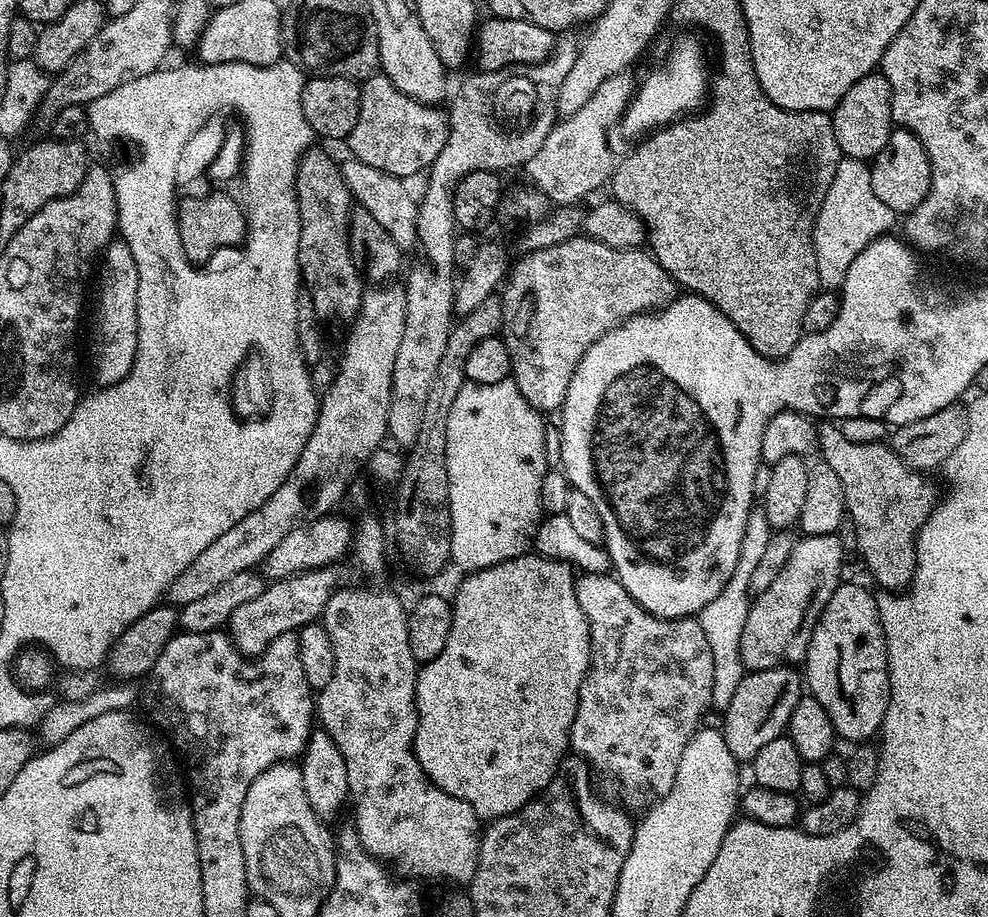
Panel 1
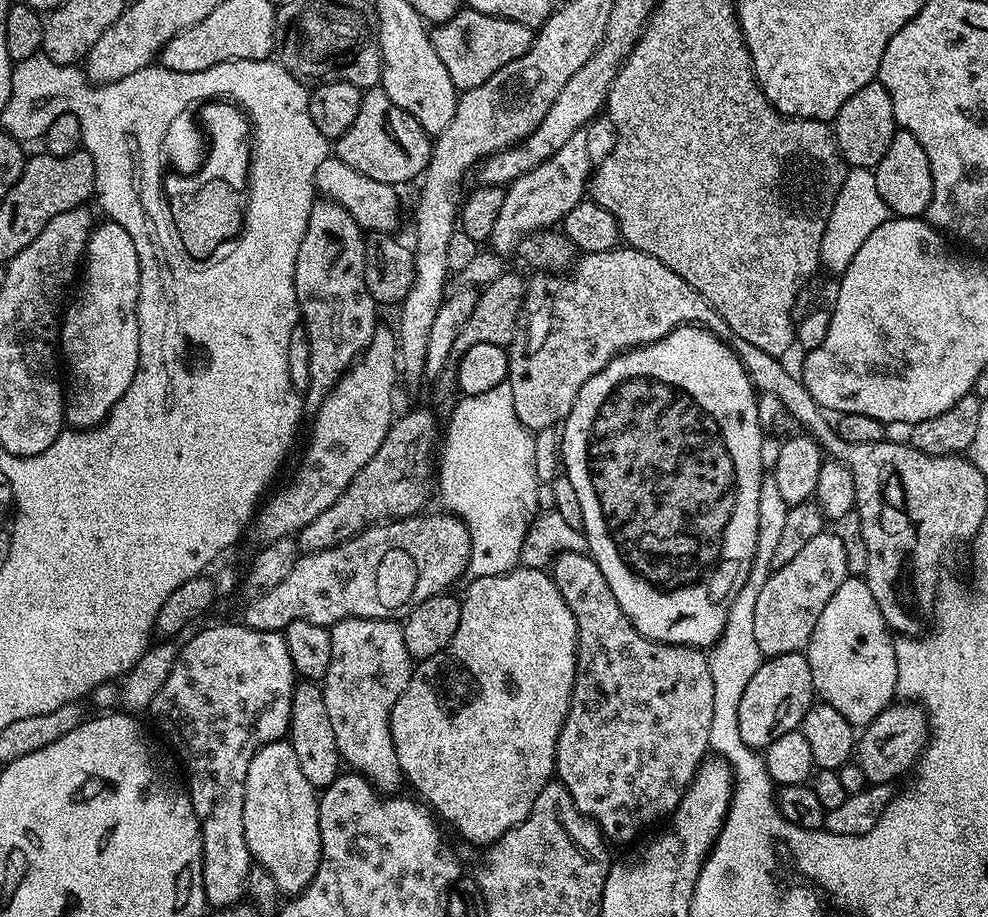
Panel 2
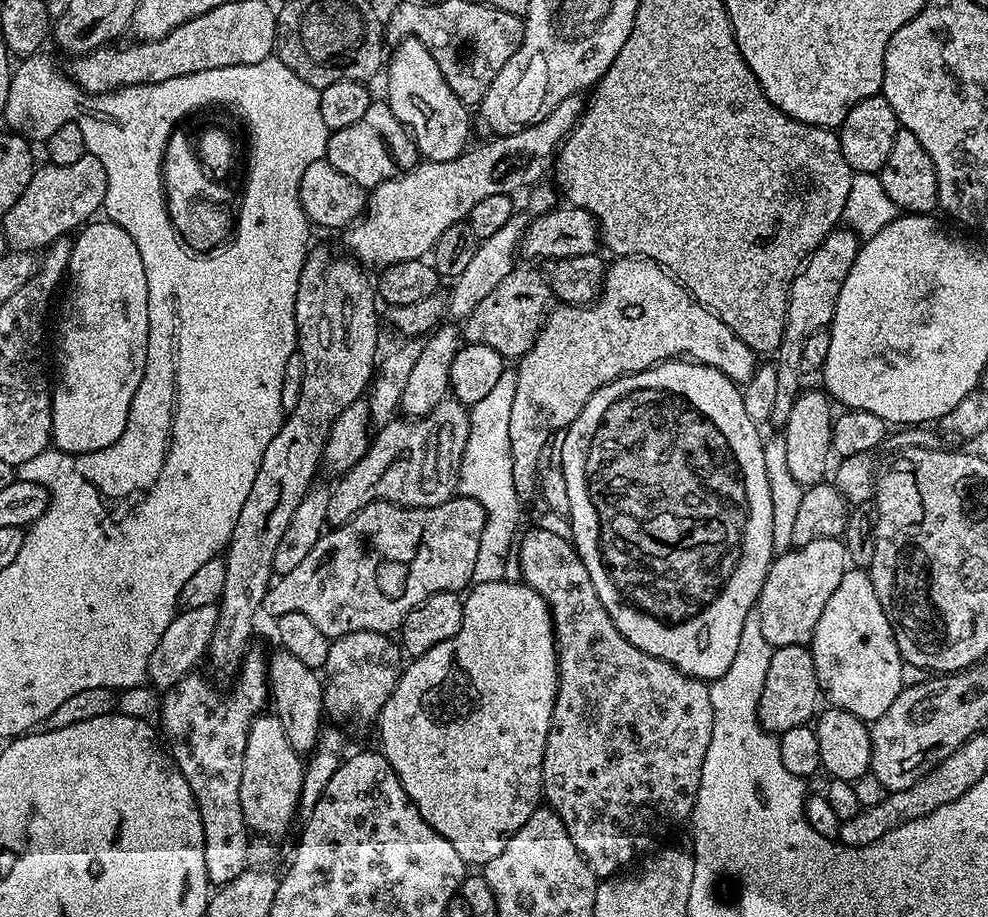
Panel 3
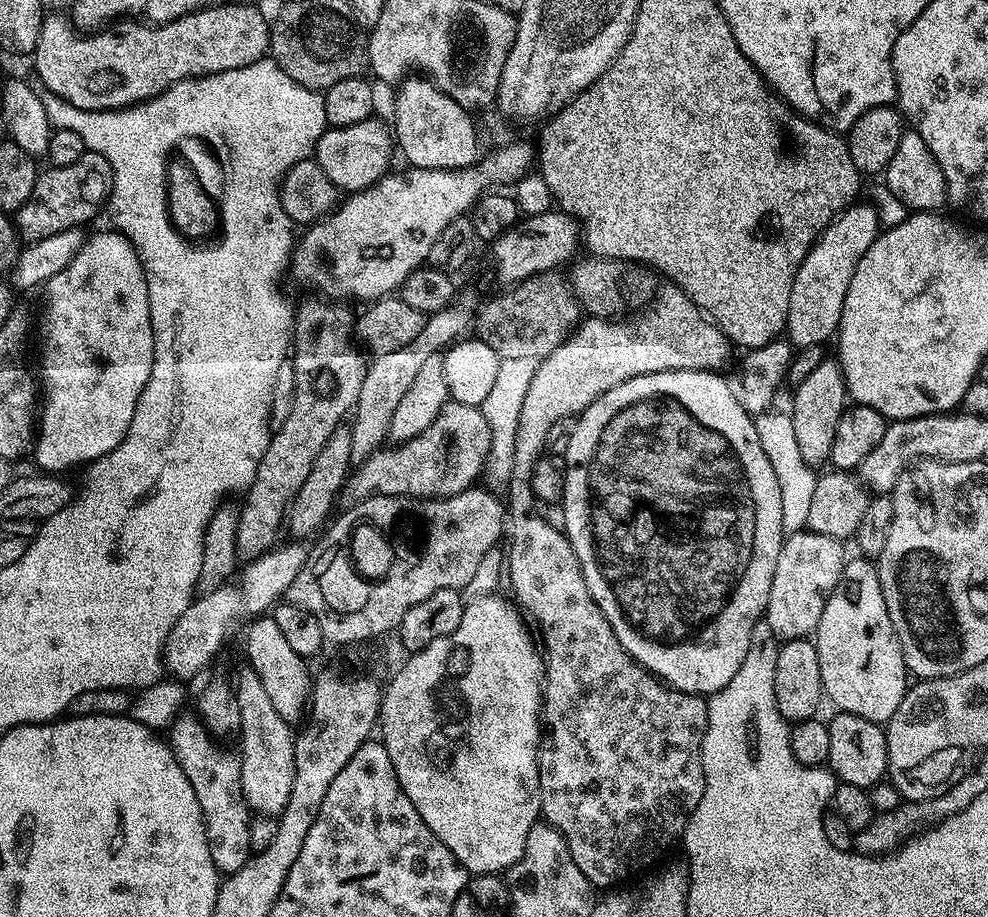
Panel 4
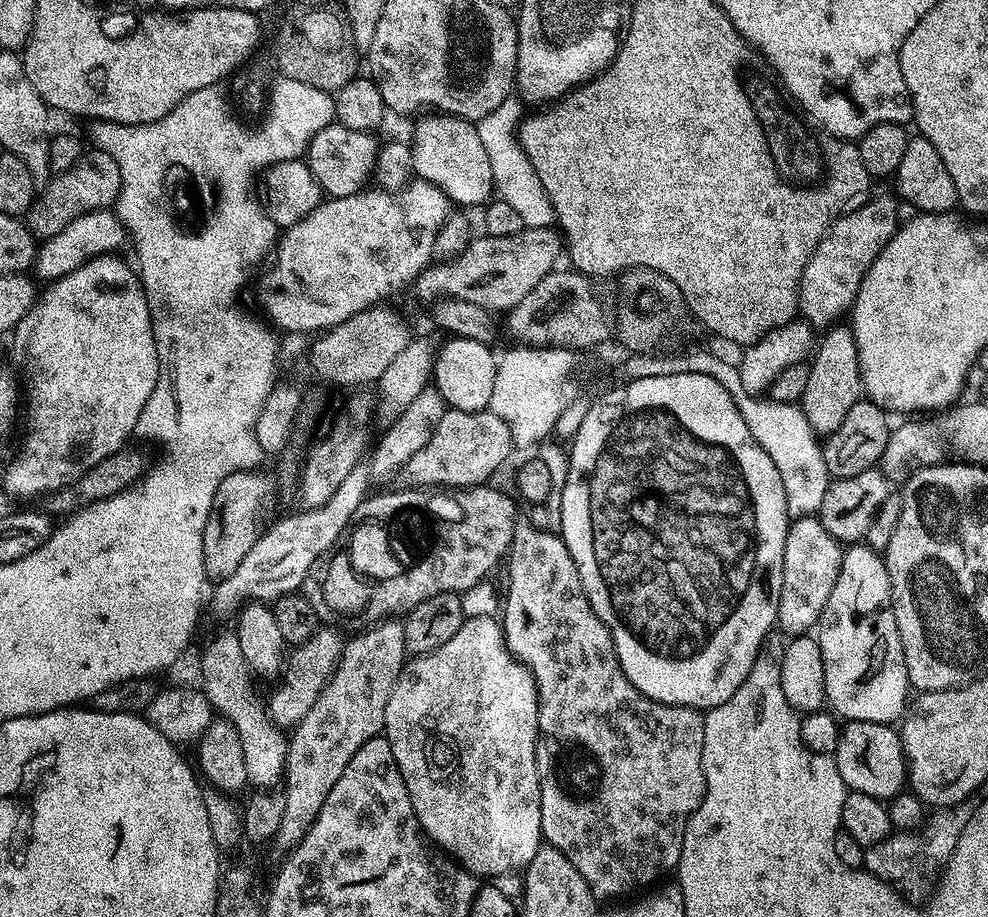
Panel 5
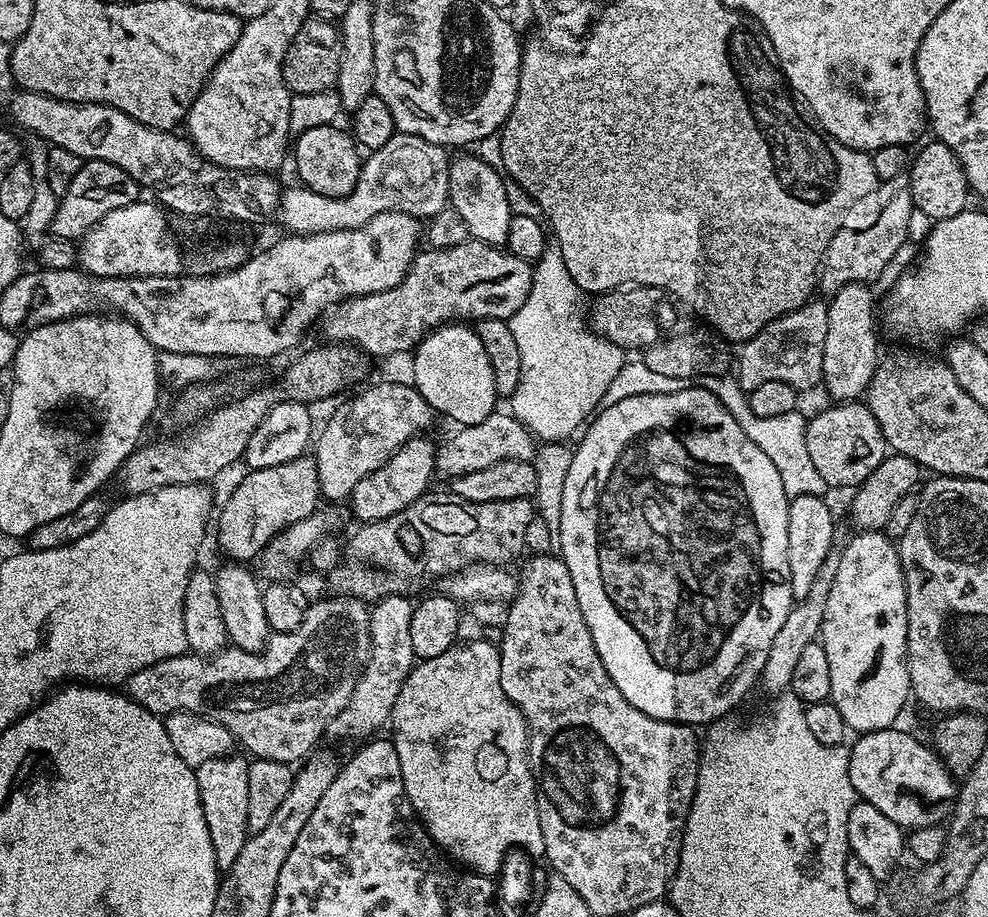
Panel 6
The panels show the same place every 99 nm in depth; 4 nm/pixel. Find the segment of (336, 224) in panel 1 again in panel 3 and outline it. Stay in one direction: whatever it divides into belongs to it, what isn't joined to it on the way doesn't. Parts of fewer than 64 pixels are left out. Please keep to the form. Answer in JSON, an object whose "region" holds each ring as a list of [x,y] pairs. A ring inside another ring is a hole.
{"region":[[[313,247],[309,251],[308,257],[304,260],[302,274],[298,278],[298,294],[294,302],[294,314],[296,315],[296,347],[298,349],[298,355],[302,358],[302,366],[304,367],[302,370],[302,394],[298,398],[294,410],[286,413],[284,422],[278,430],[278,434],[274,434],[274,438],[270,438],[270,446],[266,446],[266,454],[262,454],[262,466],[258,466],[258,475],[254,477],[254,486],[250,486],[250,495],[246,497],[246,503],[242,505],[242,511],[238,514],[238,522],[234,522],[234,534],[230,534],[230,542],[226,549],[226,555],[223,557],[223,562],[226,566],[226,586],[222,590],[218,601],[216,625],[214,626],[214,634],[210,638],[210,646],[208,647],[208,655],[206,657],[207,663],[212,663],[212,672],[210,671],[211,679],[220,686],[231,685],[240,674],[240,663],[244,661],[245,653],[250,650],[248,639],[252,636],[252,627],[256,624],[256,615],[261,615],[264,599],[274,580],[272,570],[274,550],[278,550],[278,542],[282,542],[282,534],[286,534],[286,526],[290,526],[290,518],[294,518],[294,510],[298,510],[298,502],[302,502],[302,498],[308,493],[309,488],[313,487],[315,480],[312,479],[315,478],[316,471],[321,471],[324,447],[328,441],[330,430],[334,426],[338,414],[342,414],[342,410],[346,410],[346,406],[350,406],[356,400],[361,399],[369,391],[374,373],[378,368],[376,347],[380,344],[380,328],[376,325],[376,304],[378,305],[377,289],[374,287],[372,280],[371,282],[368,281],[367,274],[369,275],[369,273],[355,259],[347,259],[343,260],[338,253],[331,252],[328,248]]]}

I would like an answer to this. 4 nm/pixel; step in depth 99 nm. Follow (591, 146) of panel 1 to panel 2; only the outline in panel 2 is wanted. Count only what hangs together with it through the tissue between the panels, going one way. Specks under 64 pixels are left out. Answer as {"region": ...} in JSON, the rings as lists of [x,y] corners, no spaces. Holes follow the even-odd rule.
{"region":[[[578,134],[570,138],[570,142],[566,142],[556,154],[534,166],[534,170],[522,174],[522,178],[507,185],[502,210],[494,221],[490,241],[493,252],[515,253],[525,237],[531,237],[543,228],[559,225],[564,216],[570,214],[570,210],[574,210],[574,206],[585,199],[593,171],[594,160],[592,164],[588,140],[584,134]]]}

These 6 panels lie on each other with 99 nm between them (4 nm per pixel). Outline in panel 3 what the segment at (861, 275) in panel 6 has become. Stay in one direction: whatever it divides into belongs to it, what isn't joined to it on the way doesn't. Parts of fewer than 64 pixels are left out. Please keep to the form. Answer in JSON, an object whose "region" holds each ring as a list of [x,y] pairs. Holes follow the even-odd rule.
{"region":[[[833,229],[805,261],[804,267],[792,283],[791,294],[788,296],[787,322],[782,342],[776,351],[777,395],[767,421],[771,427],[776,427],[776,430],[784,428],[794,408],[794,402],[802,390],[800,382],[804,379],[801,373],[803,343],[810,335],[823,331],[831,325],[837,308],[838,294],[841,293],[842,283],[853,266],[854,258],[857,257],[859,245],[859,237],[851,229]]]}

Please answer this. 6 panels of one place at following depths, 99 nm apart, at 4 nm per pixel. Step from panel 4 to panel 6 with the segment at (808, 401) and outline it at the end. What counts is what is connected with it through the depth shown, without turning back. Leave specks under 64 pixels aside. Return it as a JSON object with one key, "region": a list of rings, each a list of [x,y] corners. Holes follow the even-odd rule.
{"region":[[[857,283],[844,285],[840,290],[833,293],[830,296],[830,299],[827,301],[828,305],[828,317],[826,318],[826,346],[822,350],[822,374],[824,375],[824,379],[822,381],[823,387],[828,387],[828,392],[833,397],[831,398],[836,402],[856,402],[861,399],[867,393],[868,387],[870,386],[870,382],[874,378],[874,374],[876,373],[876,366],[878,363],[878,355],[876,356],[876,351],[879,350],[880,344],[876,341],[876,320],[878,324],[878,308],[876,304],[876,300],[872,297],[872,288],[869,287],[867,283]]]}

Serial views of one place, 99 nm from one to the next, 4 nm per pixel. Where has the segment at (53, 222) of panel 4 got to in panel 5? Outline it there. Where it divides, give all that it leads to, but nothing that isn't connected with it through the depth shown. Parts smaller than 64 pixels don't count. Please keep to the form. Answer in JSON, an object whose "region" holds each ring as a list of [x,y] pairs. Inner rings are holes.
{"region":[[[85,151],[83,158],[69,172],[53,175],[52,181],[32,205],[32,210],[26,217],[26,223],[32,229],[33,236],[47,238],[54,234],[62,234],[62,230],[66,230],[66,226],[70,226],[70,222],[74,222],[76,218],[82,218],[82,214],[111,209],[119,200],[123,182],[118,162],[114,162],[114,158],[108,152],[95,151]]]}

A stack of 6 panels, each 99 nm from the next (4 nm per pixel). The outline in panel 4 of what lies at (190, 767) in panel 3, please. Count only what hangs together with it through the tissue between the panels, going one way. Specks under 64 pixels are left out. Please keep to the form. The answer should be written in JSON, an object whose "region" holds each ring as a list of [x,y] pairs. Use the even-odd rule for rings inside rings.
{"region":[[[181,717],[170,729],[170,747],[178,766],[182,766],[182,774],[190,778],[190,786],[194,786],[194,795],[198,798],[198,806],[202,806],[206,838],[210,846],[210,858],[214,862],[217,873],[231,874],[242,870],[242,866],[253,855],[250,846],[250,822],[252,816],[248,803],[244,800],[244,791],[240,781],[240,756],[235,753],[218,752],[207,728],[199,719],[190,720]]]}

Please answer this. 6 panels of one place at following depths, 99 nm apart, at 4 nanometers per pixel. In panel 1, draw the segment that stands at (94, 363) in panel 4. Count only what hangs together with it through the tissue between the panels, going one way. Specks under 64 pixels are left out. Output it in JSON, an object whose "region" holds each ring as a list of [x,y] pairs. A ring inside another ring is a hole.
{"region":[[[113,239],[112,243],[104,249],[102,259],[98,264],[98,276],[100,272],[100,297],[96,300],[96,317],[92,320],[92,332],[96,337],[92,340],[92,356],[96,359],[96,384],[103,386],[105,384],[117,384],[122,378],[126,378],[126,374],[130,374],[130,370],[136,361],[136,351],[138,350],[138,266],[134,266],[134,254],[130,254],[130,246],[126,246],[126,242],[122,239]]]}

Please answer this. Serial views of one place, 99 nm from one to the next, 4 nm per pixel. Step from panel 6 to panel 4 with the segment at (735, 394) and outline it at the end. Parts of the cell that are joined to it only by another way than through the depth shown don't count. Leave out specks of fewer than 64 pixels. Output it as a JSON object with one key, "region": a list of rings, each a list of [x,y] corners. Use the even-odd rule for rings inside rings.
{"region":[[[769,410],[759,413],[754,423],[758,430],[758,438],[762,442],[762,450],[766,450],[768,465],[778,477],[778,486],[782,490],[782,526],[785,533],[803,532],[808,528],[810,518],[810,502],[814,499],[814,486],[817,473],[813,465],[803,456],[799,449],[798,437],[794,432],[794,422],[787,411]]]}

